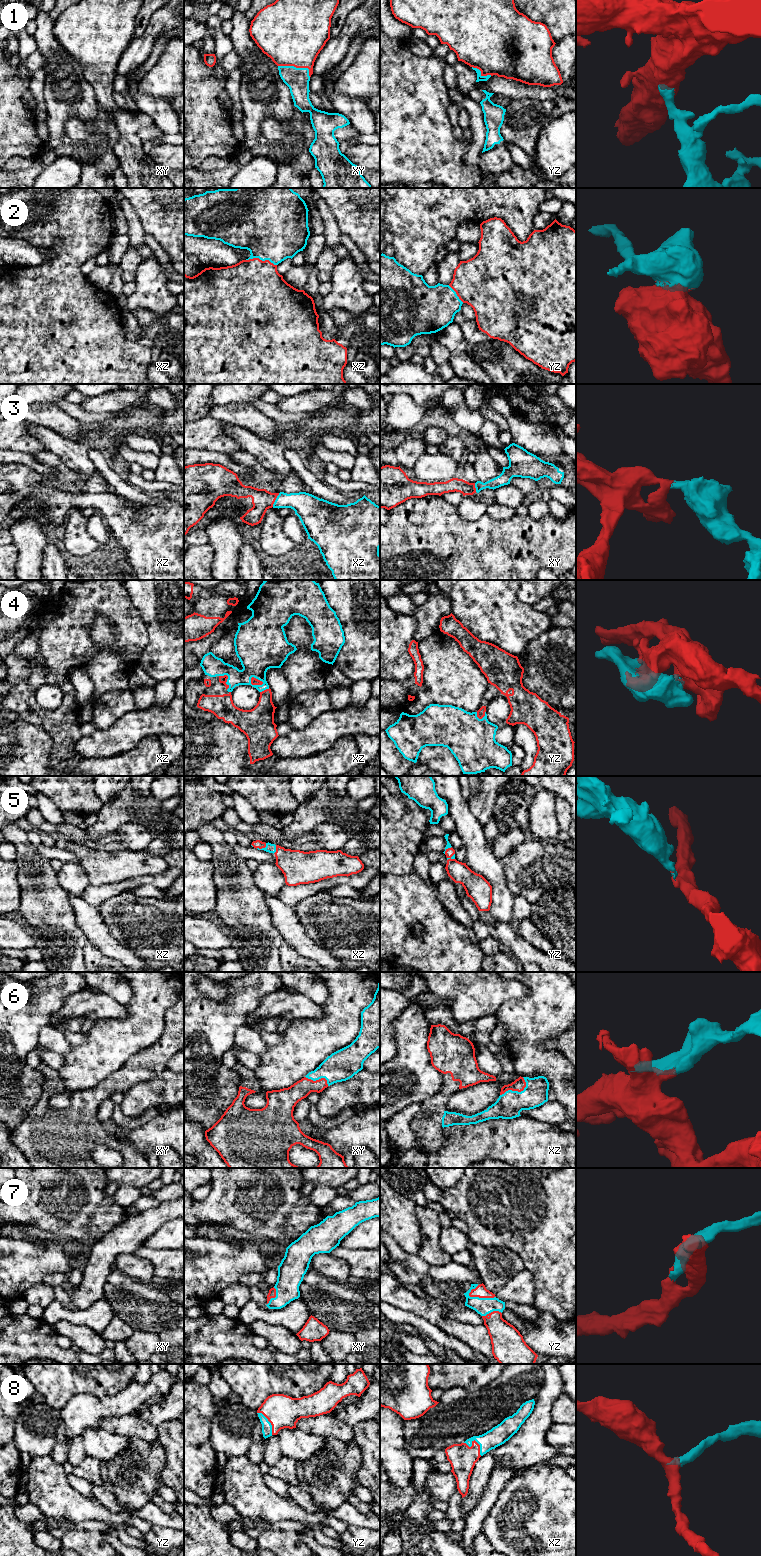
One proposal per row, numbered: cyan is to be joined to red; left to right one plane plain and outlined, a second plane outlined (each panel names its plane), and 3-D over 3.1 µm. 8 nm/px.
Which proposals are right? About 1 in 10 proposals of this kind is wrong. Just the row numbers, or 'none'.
1, 2, 3, 4, 5, 6, 7, 8

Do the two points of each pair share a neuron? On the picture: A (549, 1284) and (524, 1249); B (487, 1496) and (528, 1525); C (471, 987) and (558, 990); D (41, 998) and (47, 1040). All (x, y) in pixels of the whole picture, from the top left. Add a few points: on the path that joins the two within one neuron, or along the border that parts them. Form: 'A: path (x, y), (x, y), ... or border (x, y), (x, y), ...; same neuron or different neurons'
A: path (542, 1275), (530, 1258); same neuron
B: border (508, 1481), (484, 1522); different neurons
C: border (529, 988), (529, 992), (525, 996), (508, 1001); different neurons
D: border (49, 1023), (41, 1028), (37, 1044); different neurons

